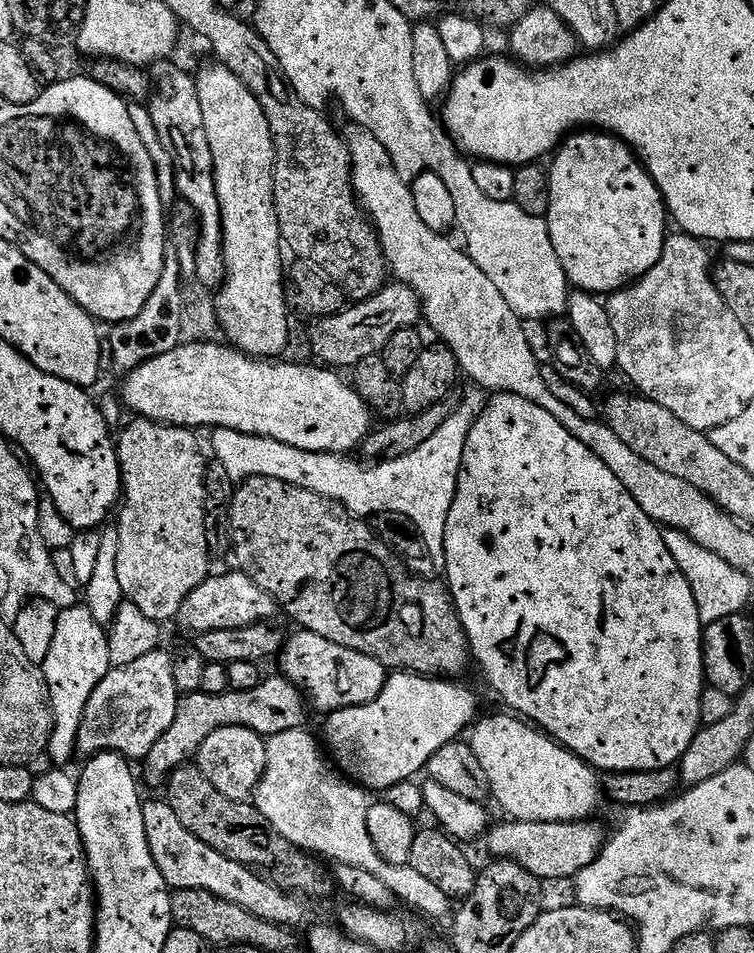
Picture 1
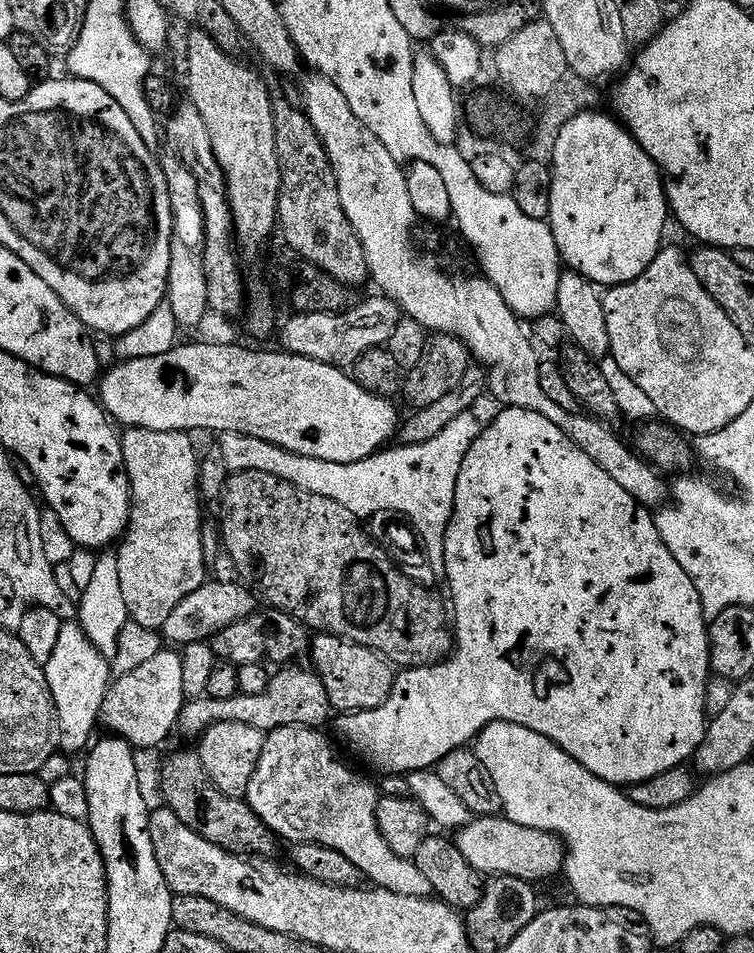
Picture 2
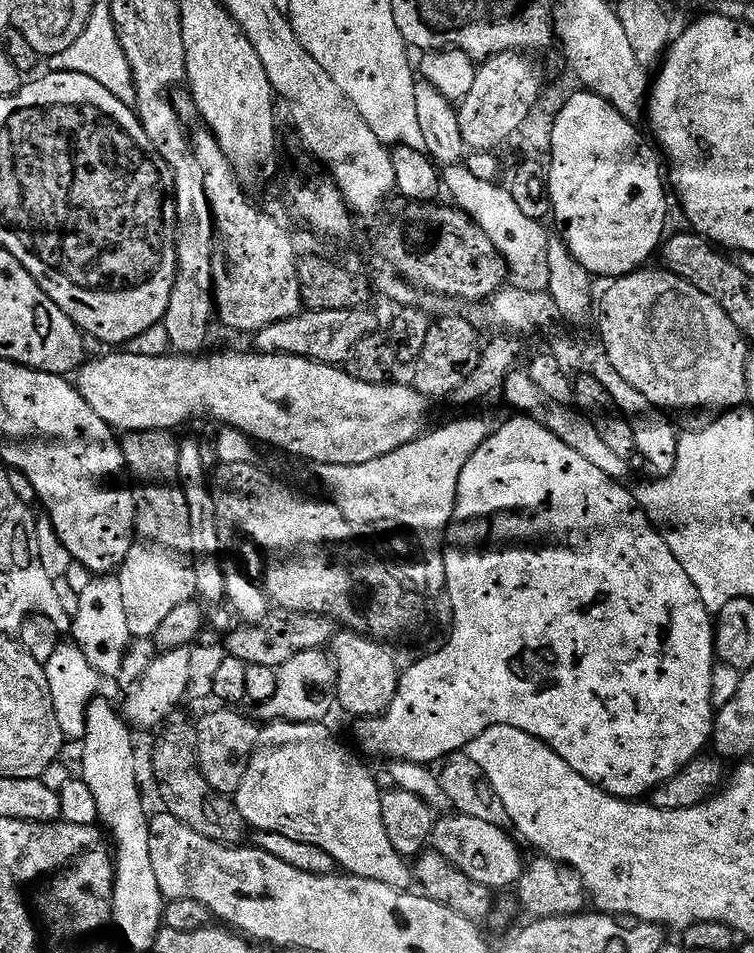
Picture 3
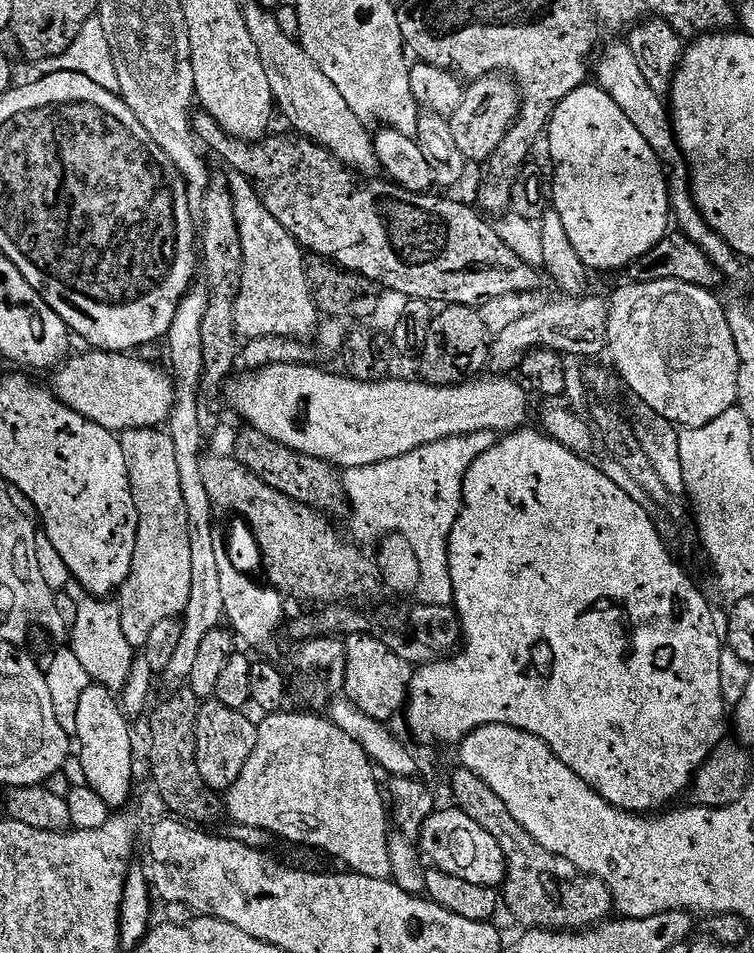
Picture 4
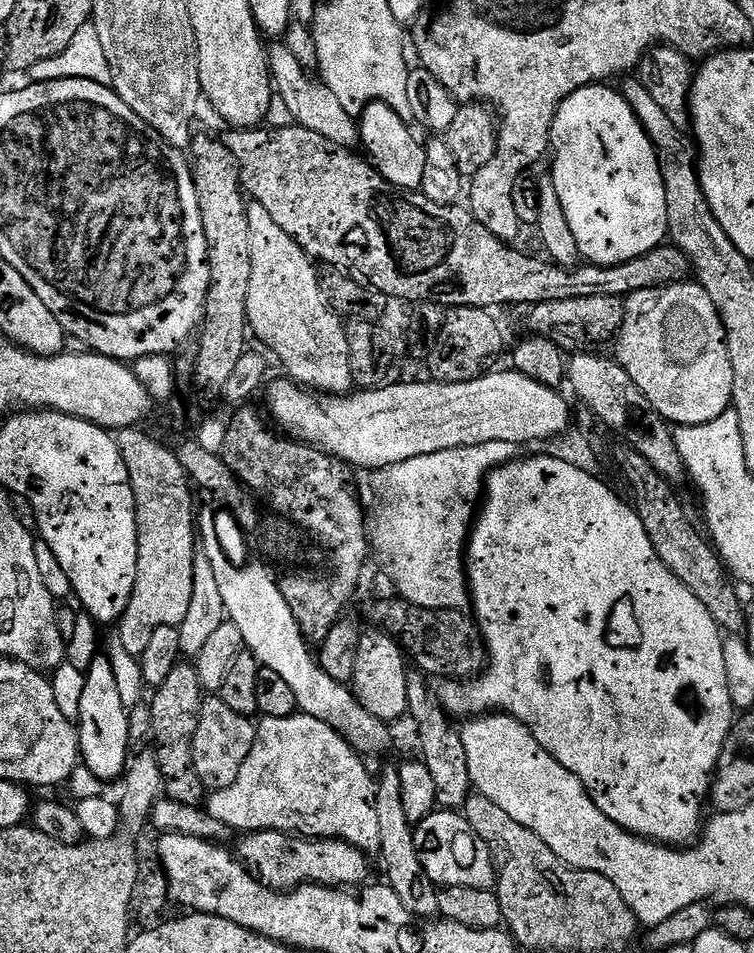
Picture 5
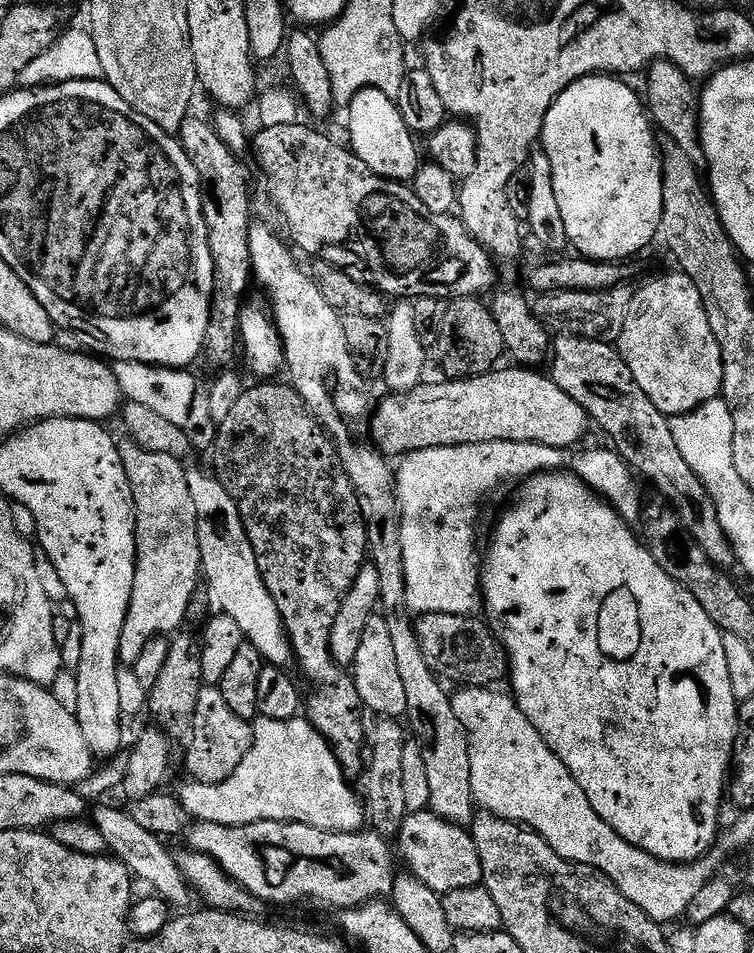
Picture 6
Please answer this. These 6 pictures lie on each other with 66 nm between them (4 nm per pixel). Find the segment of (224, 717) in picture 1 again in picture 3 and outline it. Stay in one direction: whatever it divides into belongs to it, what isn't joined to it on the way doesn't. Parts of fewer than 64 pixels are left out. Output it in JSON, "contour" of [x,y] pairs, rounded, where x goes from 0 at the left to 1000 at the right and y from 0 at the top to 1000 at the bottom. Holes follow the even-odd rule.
{"contour":[[[406,682],[401,686],[390,686],[385,695],[379,695],[369,703],[369,724],[363,732],[353,732],[353,737],[342,740],[344,754],[350,758],[378,756],[379,758],[401,758],[402,760],[423,760],[434,757],[435,750],[448,739],[448,702],[446,694],[430,682]]]}

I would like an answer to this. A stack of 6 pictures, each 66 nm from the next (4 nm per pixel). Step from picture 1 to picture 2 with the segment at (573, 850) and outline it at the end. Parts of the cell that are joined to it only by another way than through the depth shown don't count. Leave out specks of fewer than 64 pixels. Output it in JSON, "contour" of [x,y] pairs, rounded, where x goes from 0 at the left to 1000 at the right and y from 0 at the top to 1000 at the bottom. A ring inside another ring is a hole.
{"contour":[[[667,855],[639,856],[622,859],[618,868],[603,874],[602,884],[613,894],[613,900],[629,909],[643,921],[680,919],[688,923],[712,925],[743,919],[748,913],[751,886],[741,877],[703,871],[703,867],[687,867]]]}

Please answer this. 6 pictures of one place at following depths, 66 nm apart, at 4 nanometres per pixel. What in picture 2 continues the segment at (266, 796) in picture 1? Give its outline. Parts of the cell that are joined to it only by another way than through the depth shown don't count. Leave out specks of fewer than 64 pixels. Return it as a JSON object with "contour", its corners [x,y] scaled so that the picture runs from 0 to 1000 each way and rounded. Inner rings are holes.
{"contour":[[[370,764],[362,768],[354,769],[350,773],[350,782],[347,783],[347,795],[342,795],[342,808],[337,808],[337,816],[332,816],[332,825],[329,826],[329,834],[326,836],[329,844],[337,850],[337,854],[342,854],[342,858],[347,858],[347,863],[353,863],[353,867],[361,873],[365,873],[367,878],[375,879],[382,884],[395,885],[422,885],[427,888],[438,889],[462,900],[479,914],[481,922],[492,925],[497,931],[511,932],[523,938],[533,938],[544,942],[568,942],[574,939],[570,925],[565,925],[560,913],[554,913],[550,901],[540,902],[528,896],[523,896],[523,892],[517,892],[517,888],[512,888],[512,879],[507,879],[507,875],[501,871],[501,858],[499,857],[499,842],[501,838],[501,827],[496,822],[487,823],[475,811],[467,810],[467,806],[462,802],[455,802],[451,799],[448,790],[440,786],[440,781],[428,772],[428,767],[416,764]]]}

